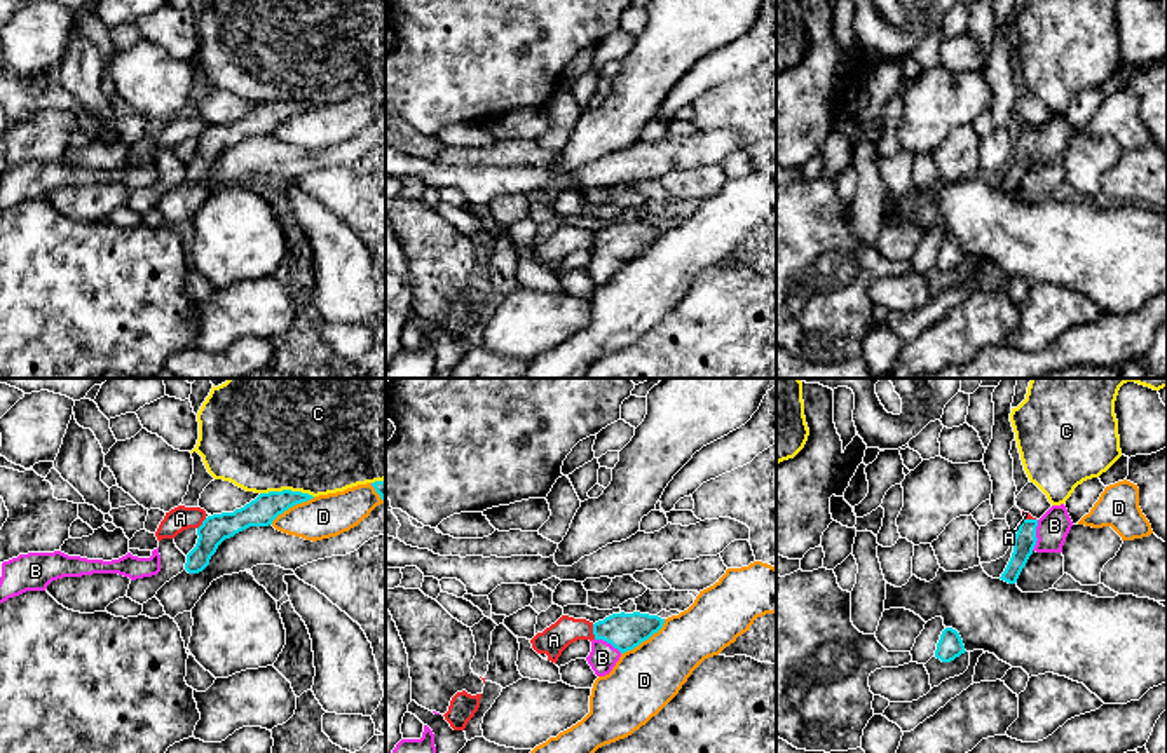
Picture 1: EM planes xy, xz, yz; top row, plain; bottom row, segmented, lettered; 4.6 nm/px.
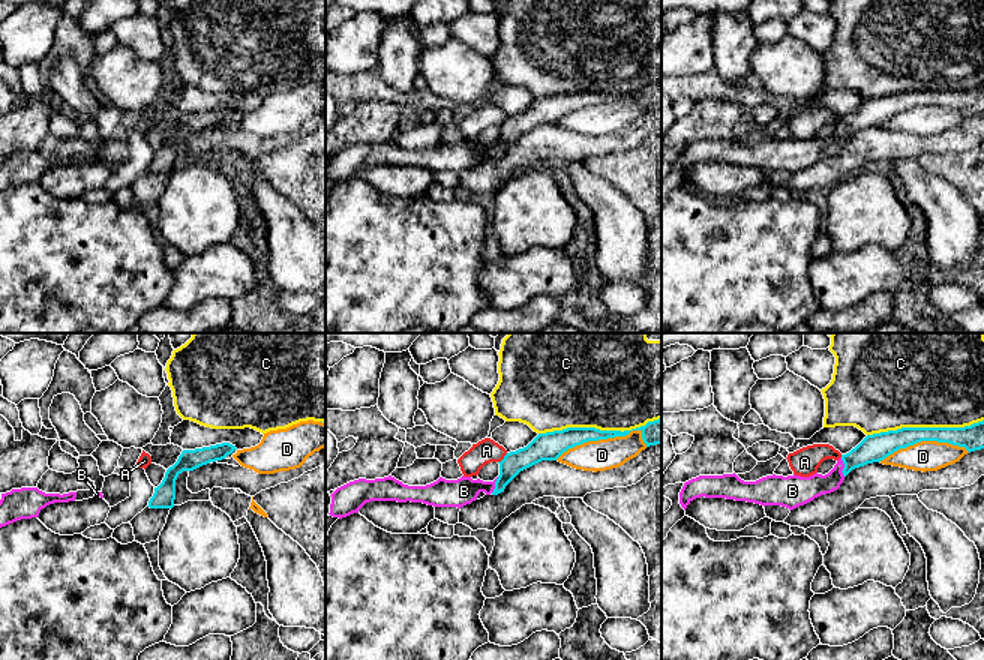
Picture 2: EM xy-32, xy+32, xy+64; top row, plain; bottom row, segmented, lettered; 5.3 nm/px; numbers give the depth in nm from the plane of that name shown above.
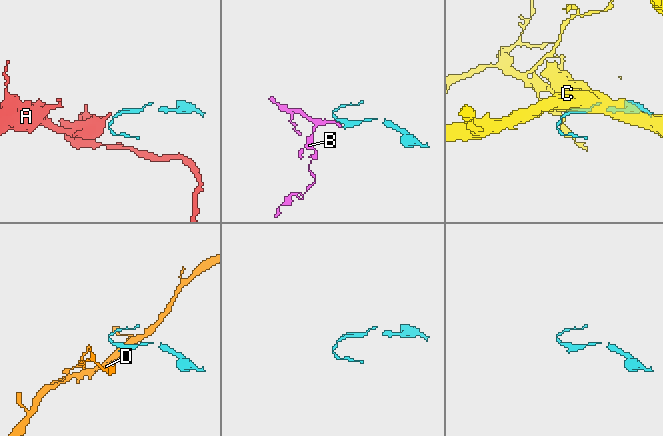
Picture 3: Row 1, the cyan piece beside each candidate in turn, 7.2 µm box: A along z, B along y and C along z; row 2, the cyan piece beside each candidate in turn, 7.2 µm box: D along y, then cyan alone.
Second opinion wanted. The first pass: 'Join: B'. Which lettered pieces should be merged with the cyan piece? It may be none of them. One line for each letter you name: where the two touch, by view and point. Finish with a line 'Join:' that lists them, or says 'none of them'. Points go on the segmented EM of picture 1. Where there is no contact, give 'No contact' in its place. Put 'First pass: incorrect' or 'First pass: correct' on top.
First pass: correct
B: Touches cyan at yz (1035, 535)
Join: B

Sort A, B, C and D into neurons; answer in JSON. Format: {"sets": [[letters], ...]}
{"sets": [["A"], ["B"], ["C"], ["D"]]}

